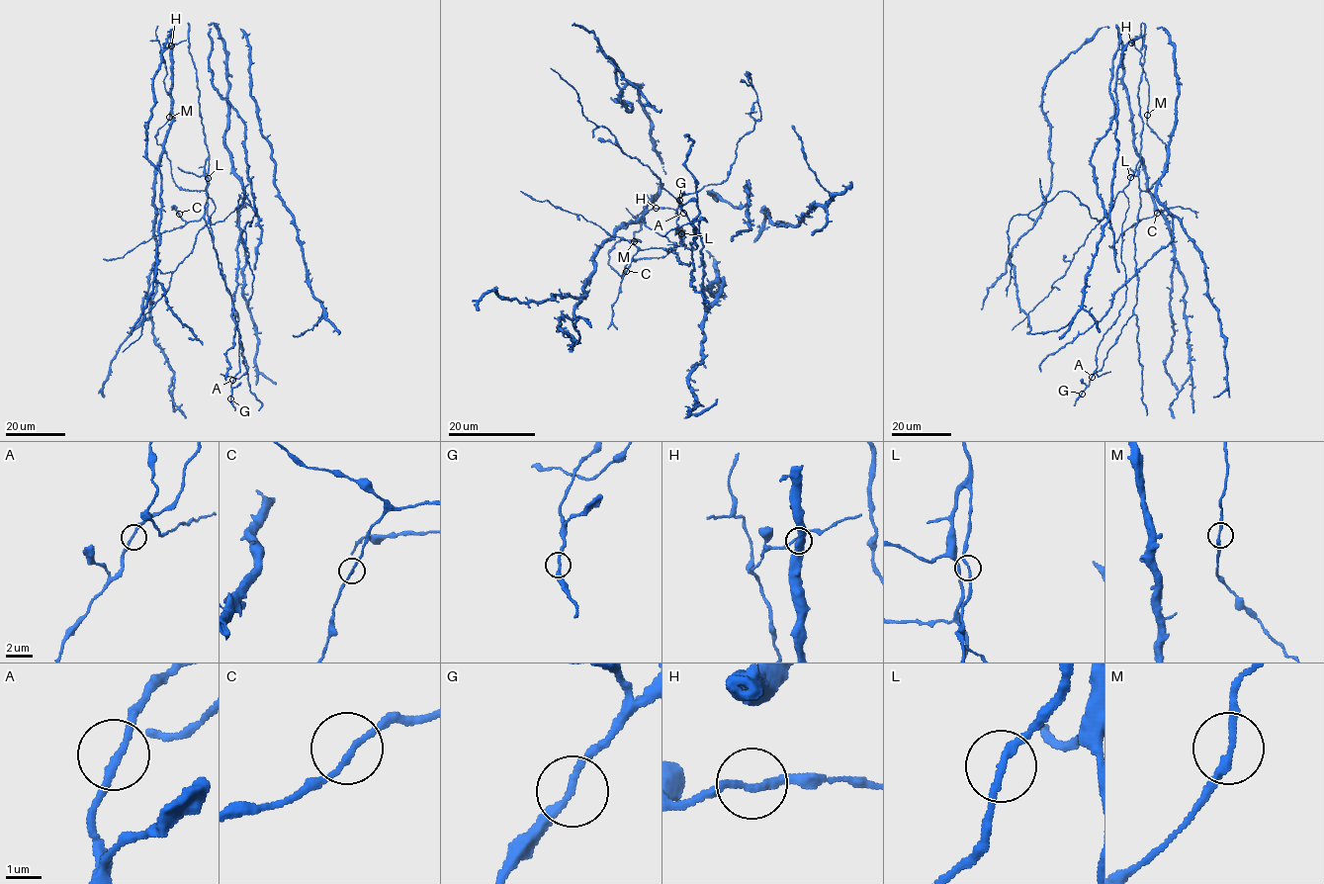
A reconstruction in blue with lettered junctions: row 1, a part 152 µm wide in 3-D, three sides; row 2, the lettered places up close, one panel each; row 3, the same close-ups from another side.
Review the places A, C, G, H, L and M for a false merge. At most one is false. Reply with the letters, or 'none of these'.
none of these

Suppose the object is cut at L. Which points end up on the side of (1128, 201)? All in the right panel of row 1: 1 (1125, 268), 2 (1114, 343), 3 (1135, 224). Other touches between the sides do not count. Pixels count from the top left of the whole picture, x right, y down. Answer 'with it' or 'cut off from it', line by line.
1: with it
2: cut off from it
3: cut off from it

